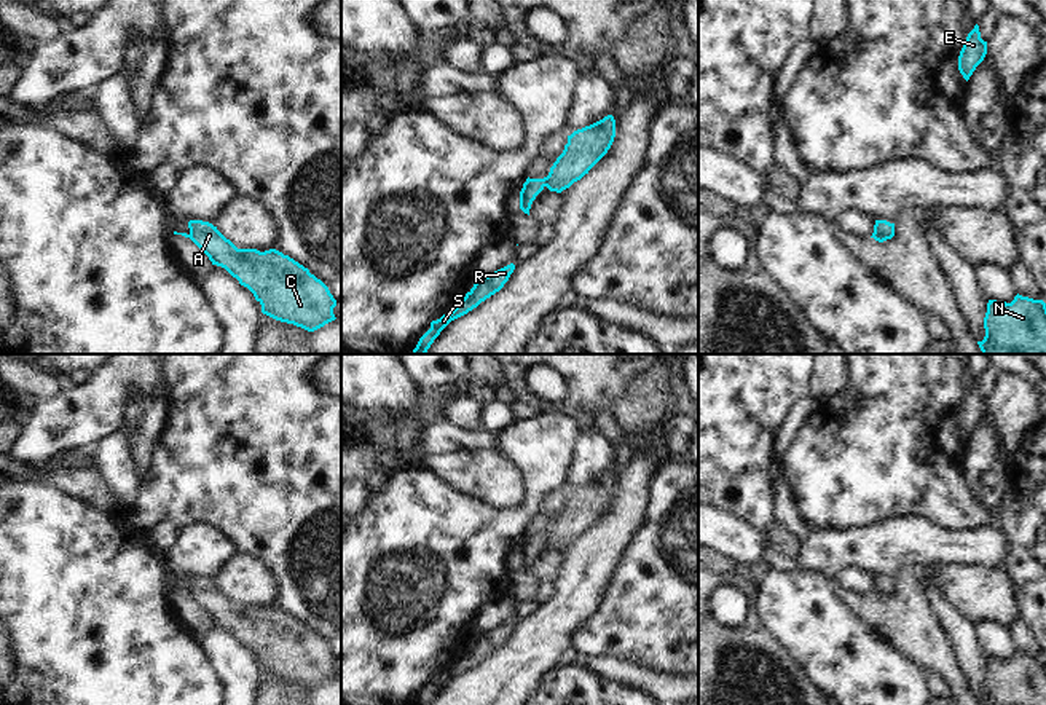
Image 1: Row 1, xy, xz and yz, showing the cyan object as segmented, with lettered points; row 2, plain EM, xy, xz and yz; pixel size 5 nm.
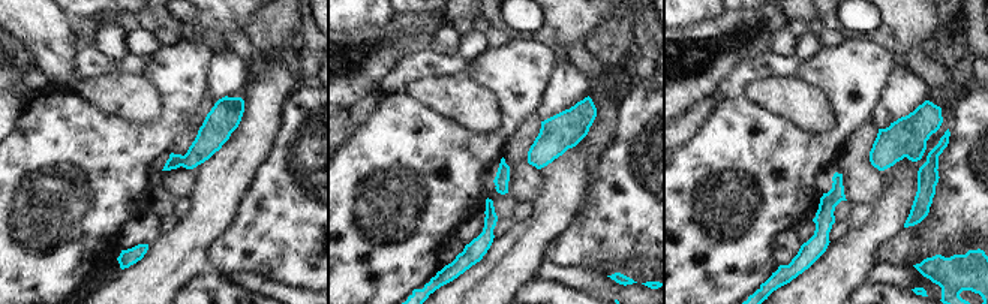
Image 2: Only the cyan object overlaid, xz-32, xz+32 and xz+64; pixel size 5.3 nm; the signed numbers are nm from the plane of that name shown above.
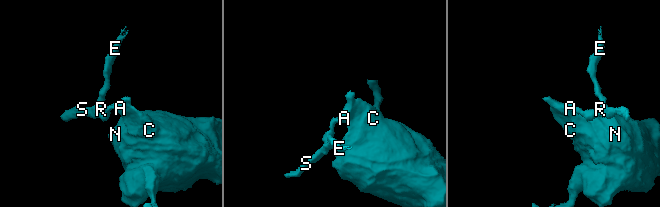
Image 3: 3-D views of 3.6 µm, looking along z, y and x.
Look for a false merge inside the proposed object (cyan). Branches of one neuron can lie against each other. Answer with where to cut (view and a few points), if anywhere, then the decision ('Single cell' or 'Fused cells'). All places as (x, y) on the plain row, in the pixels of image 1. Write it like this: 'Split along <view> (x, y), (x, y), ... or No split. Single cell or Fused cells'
Split along xz (547, 535), (544, 543). Fused cells.

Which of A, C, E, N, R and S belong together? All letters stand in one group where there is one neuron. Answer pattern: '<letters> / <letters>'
A C N / E R S

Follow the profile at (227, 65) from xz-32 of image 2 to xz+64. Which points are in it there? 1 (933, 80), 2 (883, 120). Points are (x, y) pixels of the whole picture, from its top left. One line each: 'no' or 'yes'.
1: no
2: yes

